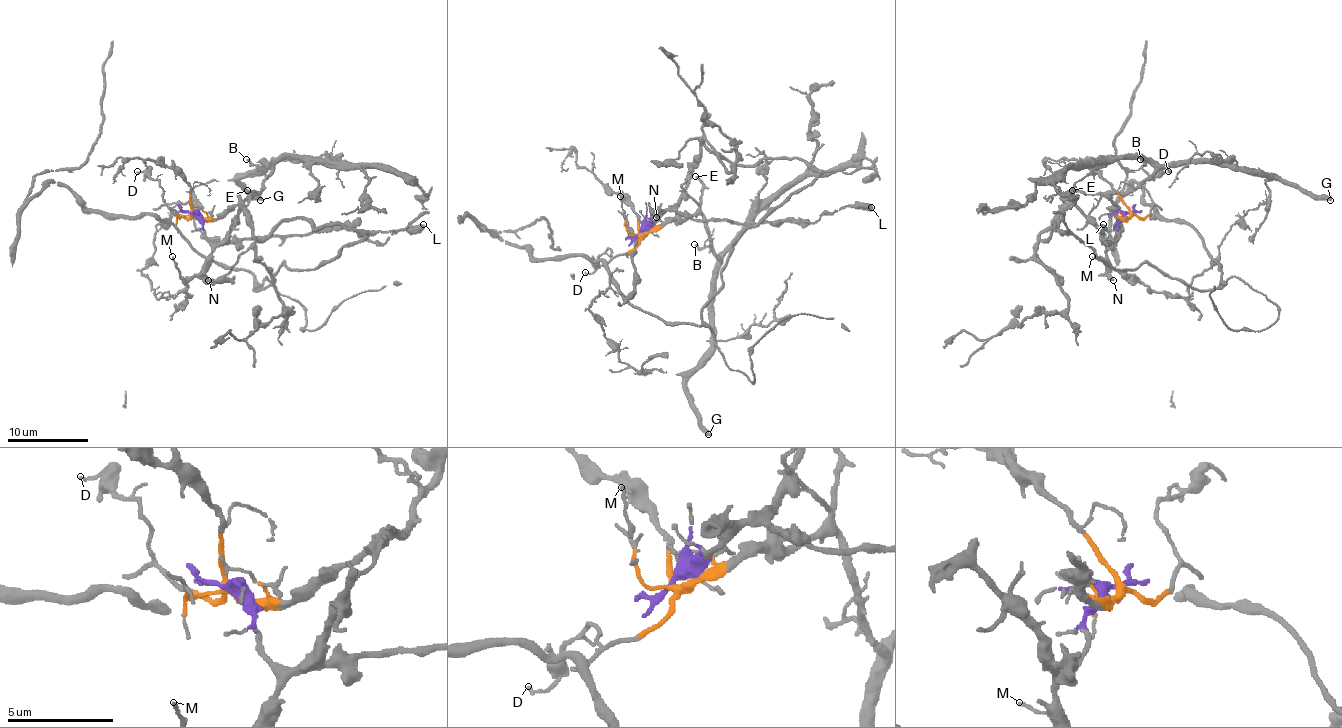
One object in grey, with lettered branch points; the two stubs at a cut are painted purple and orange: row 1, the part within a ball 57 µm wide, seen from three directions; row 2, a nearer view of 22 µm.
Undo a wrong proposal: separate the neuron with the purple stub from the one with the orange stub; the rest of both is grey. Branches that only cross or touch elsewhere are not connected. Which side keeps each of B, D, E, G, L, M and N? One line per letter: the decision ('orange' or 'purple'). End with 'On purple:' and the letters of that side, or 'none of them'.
B: orange
D: orange
E: orange
G: orange
L: purple
M: purple
N: purple
On purple: L, M, N

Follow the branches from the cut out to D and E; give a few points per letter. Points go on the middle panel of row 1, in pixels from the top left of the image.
D: (639, 234), (637, 244), (624, 254), (612, 256), (608, 248), (598, 258), (594, 270), (584, 272)
E: (639, 234), (659, 230), (691, 216), (701, 202), (703, 184), (695, 176)

